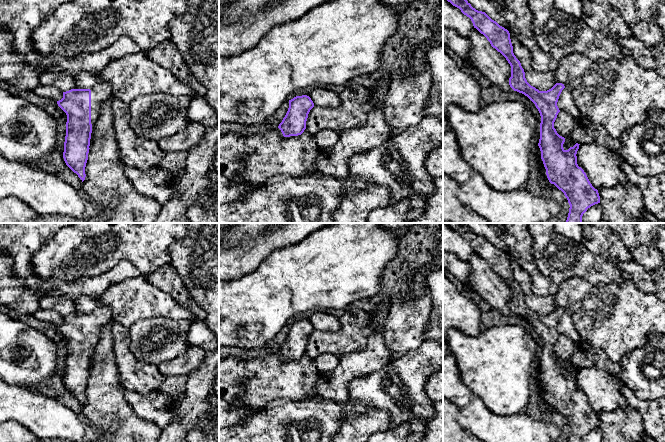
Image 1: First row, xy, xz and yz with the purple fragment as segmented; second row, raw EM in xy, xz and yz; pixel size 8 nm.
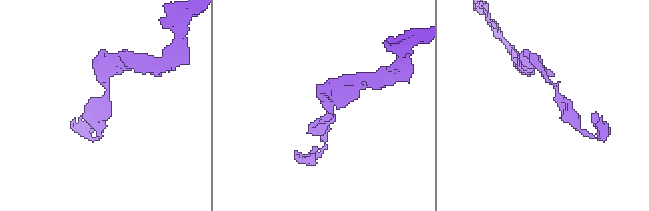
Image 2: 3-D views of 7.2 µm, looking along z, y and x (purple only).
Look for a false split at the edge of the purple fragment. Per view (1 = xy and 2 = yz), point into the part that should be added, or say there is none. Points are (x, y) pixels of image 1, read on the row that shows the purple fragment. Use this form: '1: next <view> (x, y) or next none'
1: next xy (101, 91)
2: next none

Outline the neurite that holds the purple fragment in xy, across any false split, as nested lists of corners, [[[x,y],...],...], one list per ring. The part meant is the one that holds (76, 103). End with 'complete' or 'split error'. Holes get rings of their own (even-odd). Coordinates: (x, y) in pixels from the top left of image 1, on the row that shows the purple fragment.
[[[98,80],[91,89],[63,92],[58,106],[66,113],[66,136],[63,158],[66,165],[85,180],[91,133],[99,117],[101,105],[112,97],[112,85]]] | split error

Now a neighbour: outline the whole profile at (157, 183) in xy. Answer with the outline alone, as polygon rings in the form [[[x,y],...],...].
[[[132,166],[125,168],[125,174],[135,190],[144,196],[155,199],[161,205],[167,203],[174,195],[182,172],[171,172],[160,166],[146,171]]]

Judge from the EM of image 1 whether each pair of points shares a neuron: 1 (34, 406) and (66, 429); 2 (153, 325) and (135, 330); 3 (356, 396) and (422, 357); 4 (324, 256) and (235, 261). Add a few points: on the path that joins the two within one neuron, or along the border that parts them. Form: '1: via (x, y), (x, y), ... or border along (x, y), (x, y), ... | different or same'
1: via (42, 414), (48, 419), (58, 422) | same
2: via (149, 329), (139, 330) | same
3: via (372, 393), (385, 393), (406, 373) | same
4: border along (283, 247), (272, 251), (253, 271), (245, 274) | different

